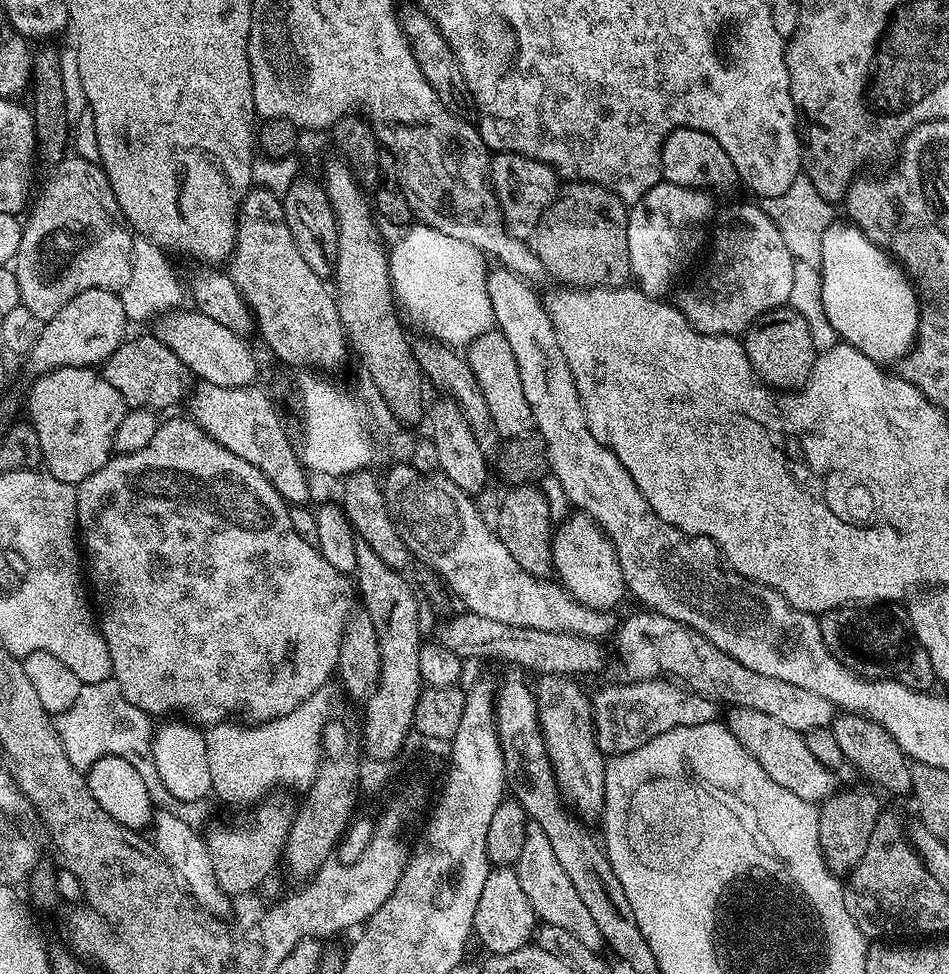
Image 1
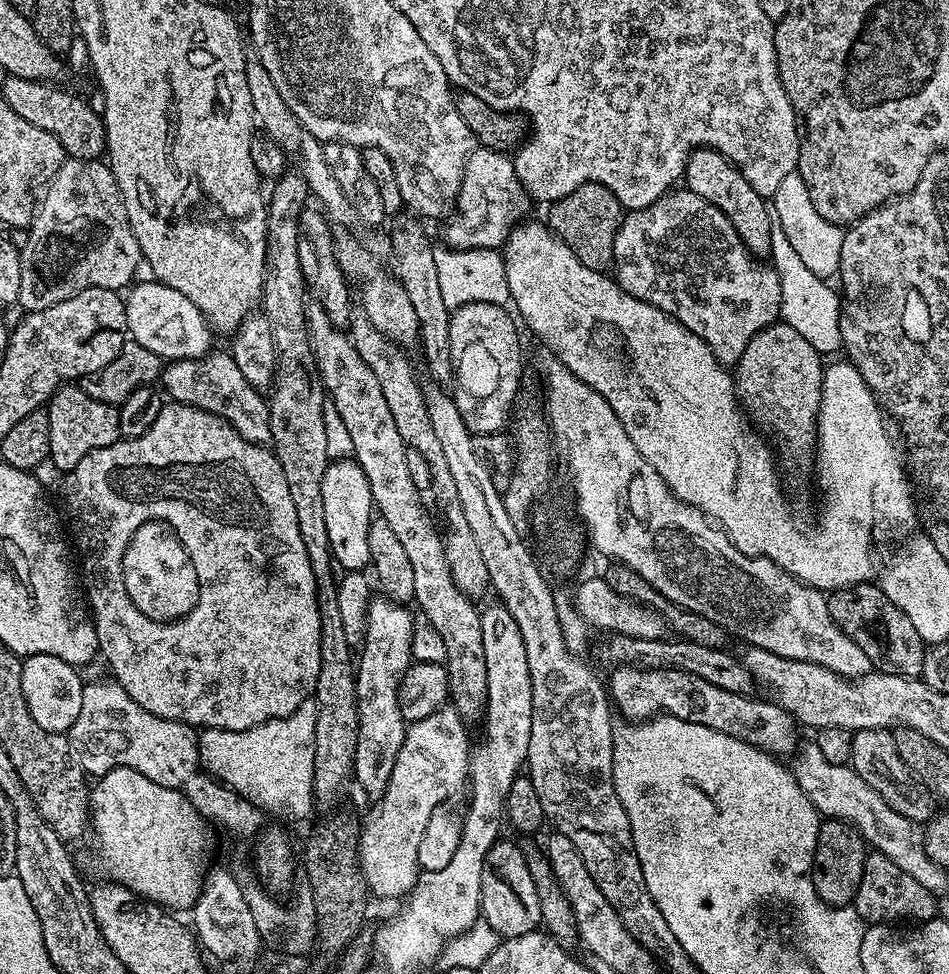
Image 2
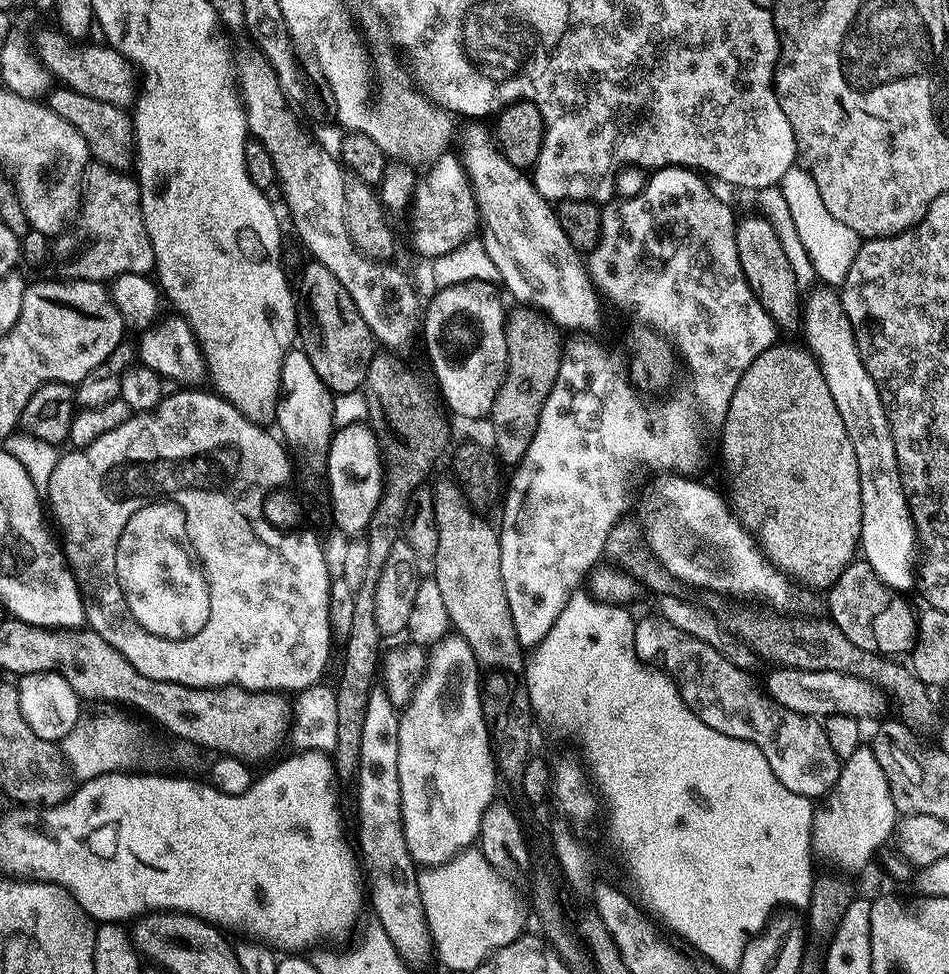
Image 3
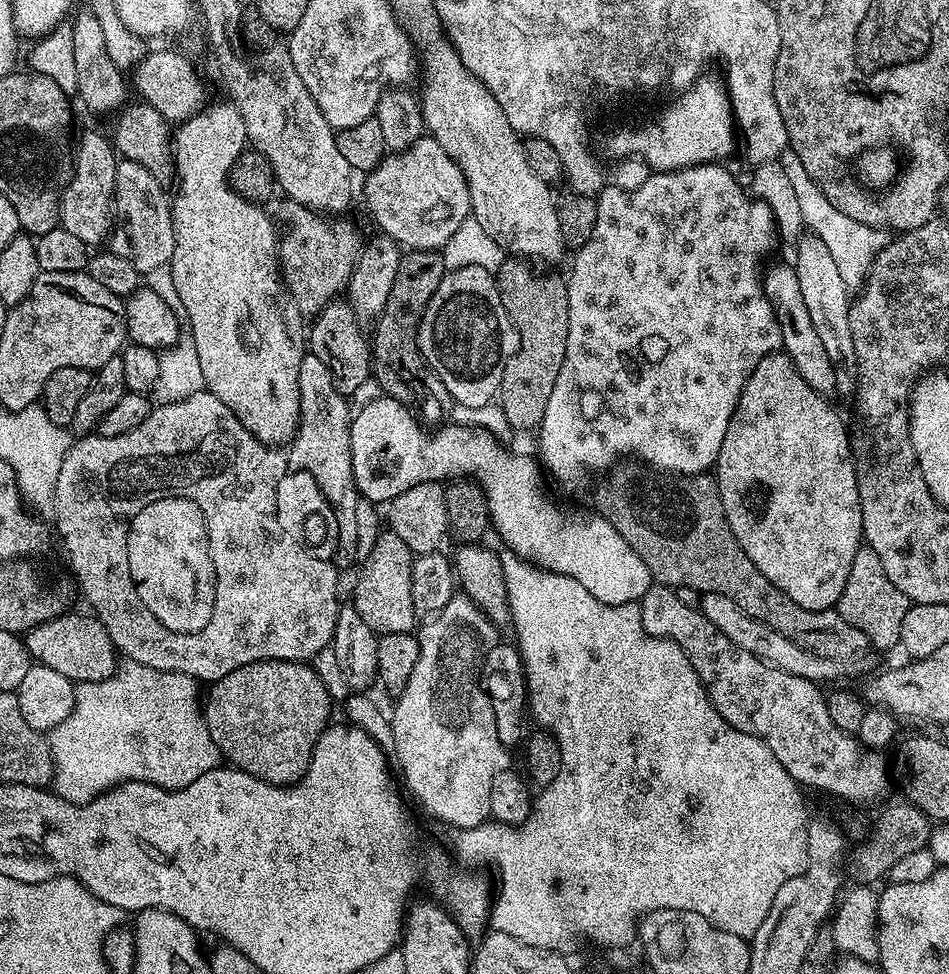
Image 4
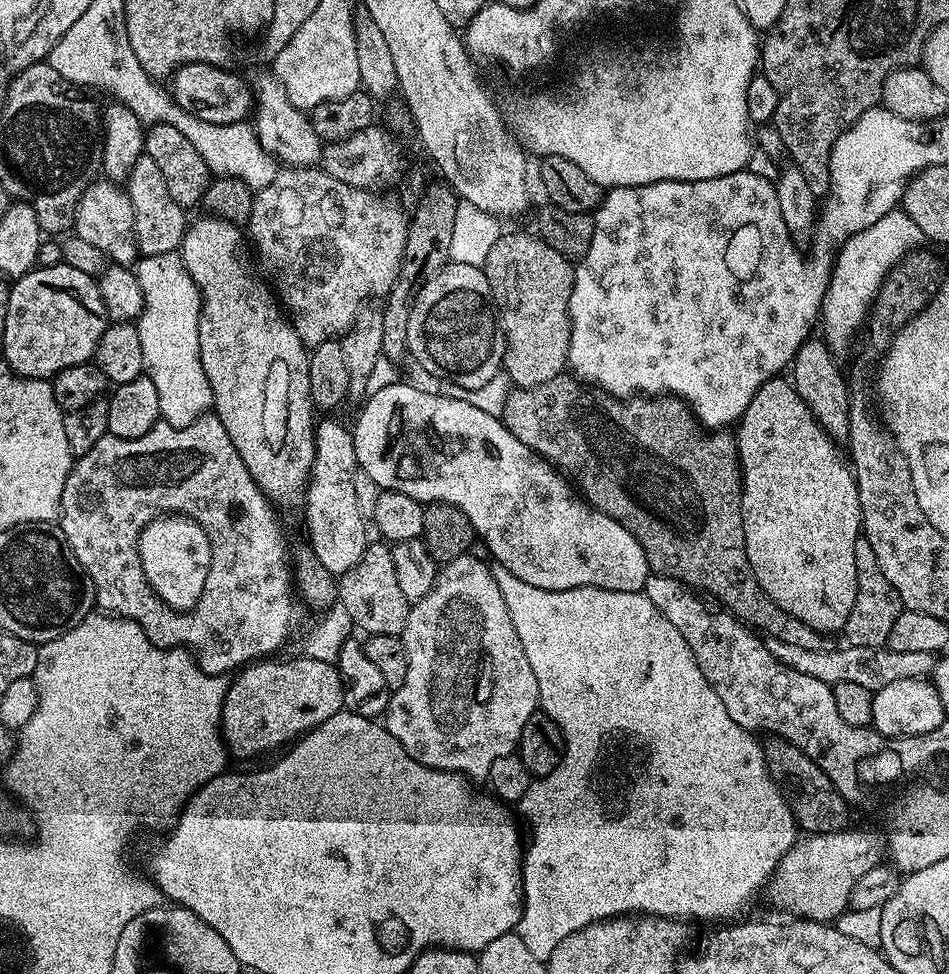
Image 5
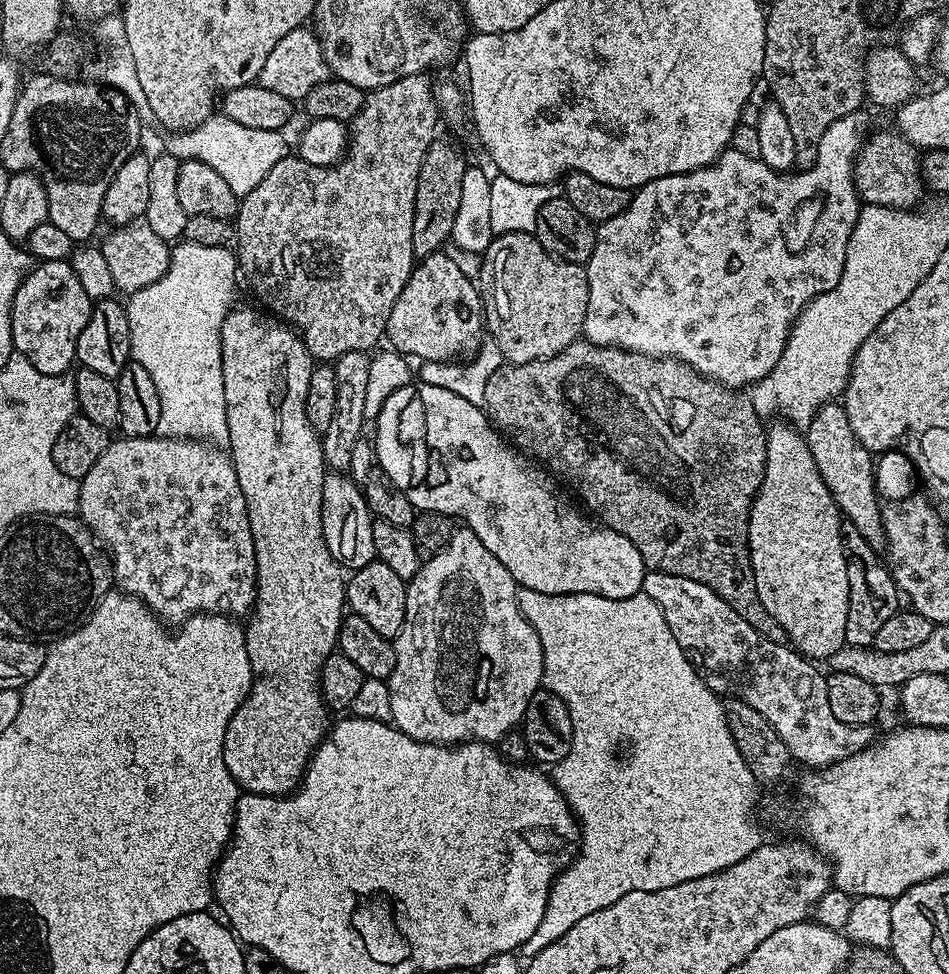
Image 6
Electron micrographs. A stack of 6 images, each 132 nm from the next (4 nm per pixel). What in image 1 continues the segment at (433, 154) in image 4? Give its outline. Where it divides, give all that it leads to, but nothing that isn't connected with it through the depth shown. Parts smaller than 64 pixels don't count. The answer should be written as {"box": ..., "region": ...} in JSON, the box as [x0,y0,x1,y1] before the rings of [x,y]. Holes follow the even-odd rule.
{"box":[490,152,558,240],"region":[[[496,152],[490,160],[490,185],[500,207],[504,226],[509,235],[528,240],[534,226],[551,202],[558,187],[556,169],[517,152]]]}

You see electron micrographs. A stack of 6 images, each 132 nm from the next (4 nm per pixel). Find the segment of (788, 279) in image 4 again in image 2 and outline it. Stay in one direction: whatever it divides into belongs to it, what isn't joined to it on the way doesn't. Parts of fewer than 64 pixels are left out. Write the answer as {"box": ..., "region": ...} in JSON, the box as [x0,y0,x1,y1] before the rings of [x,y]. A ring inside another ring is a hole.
{"box":[682,148,774,258],"region":[[[693,148],[684,164],[682,180],[683,183],[688,183],[685,184],[687,191],[698,194],[698,198],[706,198],[706,202],[718,206],[718,210],[722,210],[722,214],[730,218],[731,225],[749,252],[760,258],[771,253],[774,231],[771,209],[765,197],[754,190],[750,182],[721,152],[716,152],[713,148]]]}

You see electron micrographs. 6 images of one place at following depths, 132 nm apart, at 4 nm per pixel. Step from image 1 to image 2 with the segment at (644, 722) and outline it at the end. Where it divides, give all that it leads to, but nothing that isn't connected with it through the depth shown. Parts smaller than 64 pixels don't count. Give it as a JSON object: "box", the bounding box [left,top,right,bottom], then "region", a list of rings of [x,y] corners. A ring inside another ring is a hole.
{"box":[606,666,798,758],"region":[[[616,666],[609,672],[612,673],[606,676],[606,691],[615,711],[628,716],[624,718],[629,721],[644,722],[657,714],[667,714],[677,720],[730,734],[730,738],[753,744],[769,756],[784,758],[787,752],[797,751],[798,725],[789,712],[771,699],[751,700],[751,695],[722,690],[721,686],[711,685],[705,678],[681,669]]]}

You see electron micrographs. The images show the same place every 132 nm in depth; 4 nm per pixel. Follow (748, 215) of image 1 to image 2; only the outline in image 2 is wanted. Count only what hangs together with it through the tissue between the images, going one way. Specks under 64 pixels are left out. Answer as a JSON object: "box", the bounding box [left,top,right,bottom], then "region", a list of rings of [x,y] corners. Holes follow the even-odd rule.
{"box":[614,191,782,366],"region":[[[676,191],[665,192],[650,206],[629,211],[621,219],[620,229],[614,234],[614,279],[636,300],[645,300],[661,308],[667,316],[673,316],[686,326],[686,330],[698,334],[720,364],[735,366],[740,363],[742,350],[750,346],[750,338],[780,320],[782,286],[776,275],[764,276],[761,261],[748,251],[730,218],[722,214],[718,206],[706,202],[706,198],[698,198],[693,192]]]}

